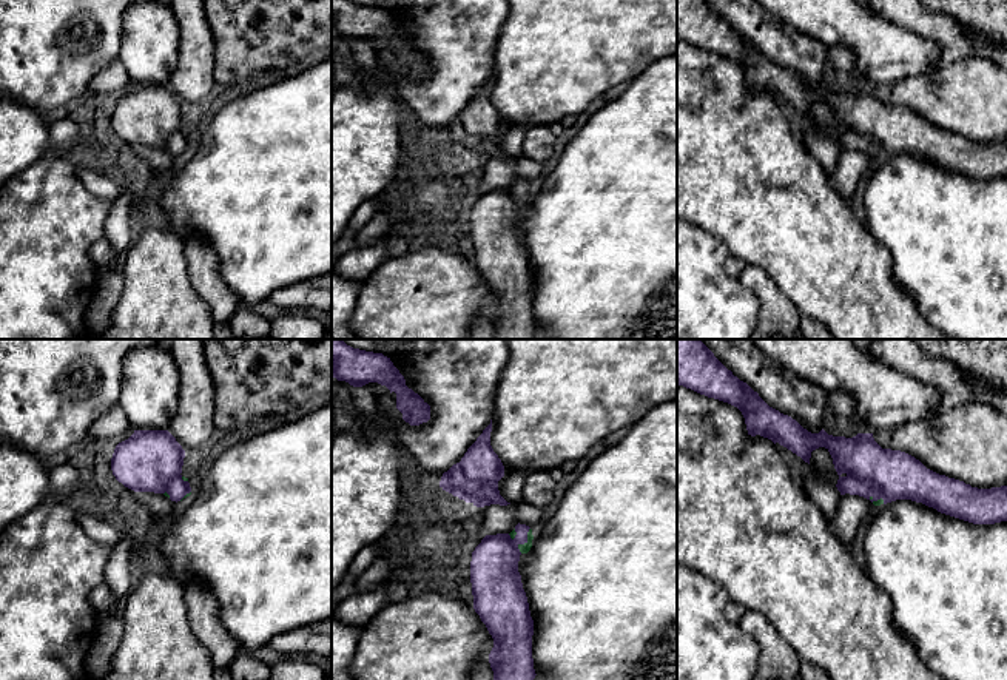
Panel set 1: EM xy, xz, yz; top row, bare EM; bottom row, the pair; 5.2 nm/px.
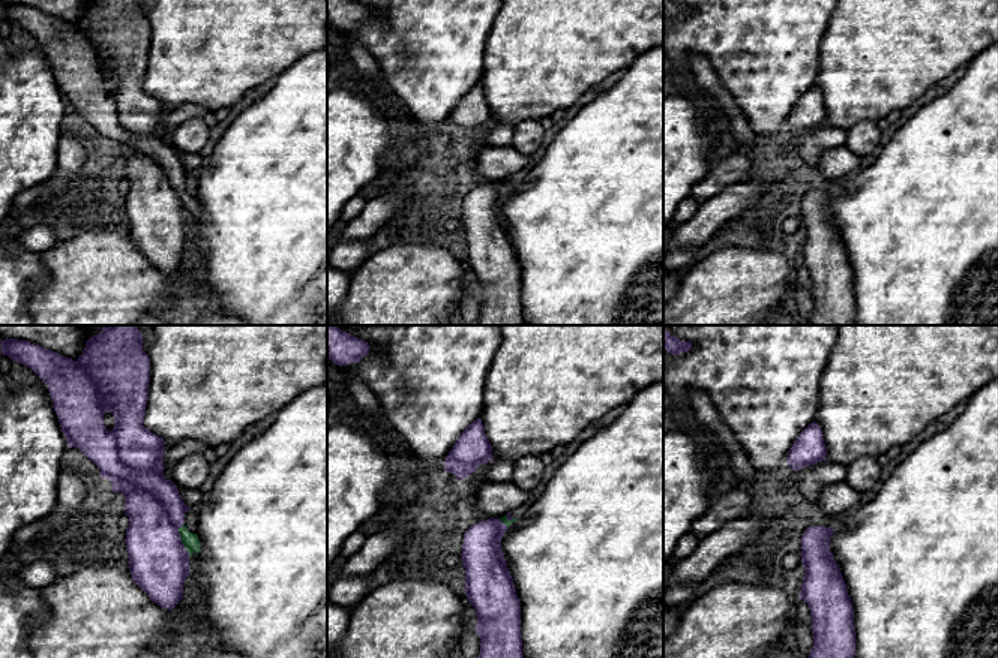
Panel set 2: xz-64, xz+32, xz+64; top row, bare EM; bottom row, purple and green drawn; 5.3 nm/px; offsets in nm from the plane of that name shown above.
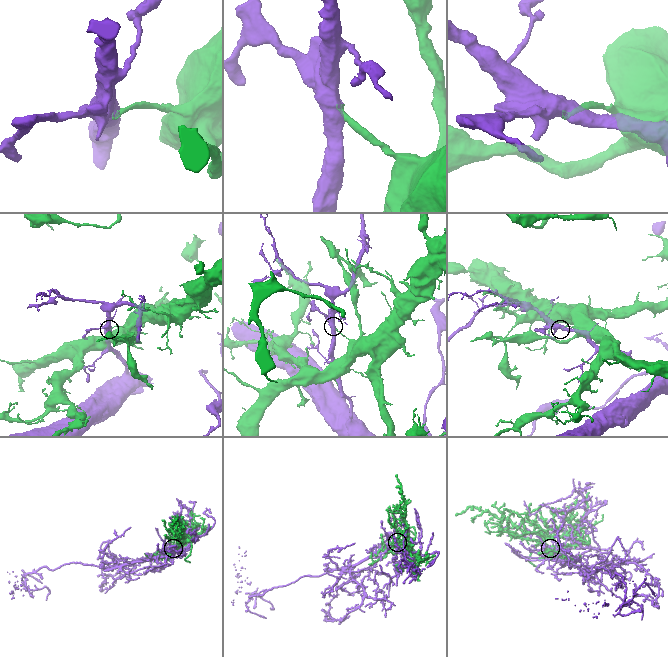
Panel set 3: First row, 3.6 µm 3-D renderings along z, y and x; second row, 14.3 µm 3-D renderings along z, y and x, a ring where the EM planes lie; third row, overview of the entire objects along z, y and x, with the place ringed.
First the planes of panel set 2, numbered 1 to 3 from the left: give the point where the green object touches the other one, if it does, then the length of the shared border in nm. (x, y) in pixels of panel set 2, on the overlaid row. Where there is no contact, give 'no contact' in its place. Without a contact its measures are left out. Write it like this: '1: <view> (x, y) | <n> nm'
1: xz-64 (180, 538) | 180 nm
2: xz+32 (509, 519) | 40 nm
3: no contact

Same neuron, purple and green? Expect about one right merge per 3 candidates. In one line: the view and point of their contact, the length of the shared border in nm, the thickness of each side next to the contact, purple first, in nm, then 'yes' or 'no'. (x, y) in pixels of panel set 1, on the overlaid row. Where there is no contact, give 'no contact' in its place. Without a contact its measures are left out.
meets purple in xz at (525, 541); contact 140 nm long; 260 nm thick on the purple side, 50 nm on the other; no

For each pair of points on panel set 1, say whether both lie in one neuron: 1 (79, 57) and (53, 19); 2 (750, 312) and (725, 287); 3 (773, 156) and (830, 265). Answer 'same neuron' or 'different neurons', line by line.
1: same neuron
2: same neuron
3: same neuron

